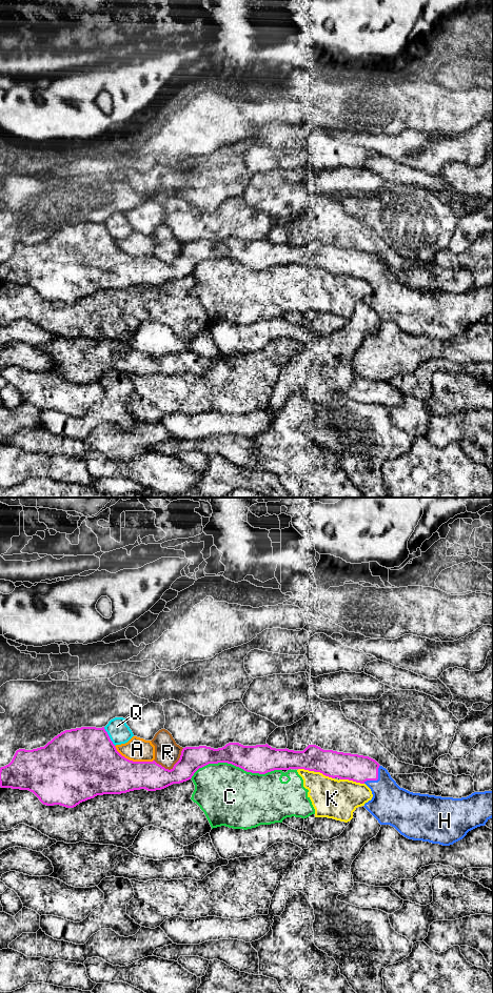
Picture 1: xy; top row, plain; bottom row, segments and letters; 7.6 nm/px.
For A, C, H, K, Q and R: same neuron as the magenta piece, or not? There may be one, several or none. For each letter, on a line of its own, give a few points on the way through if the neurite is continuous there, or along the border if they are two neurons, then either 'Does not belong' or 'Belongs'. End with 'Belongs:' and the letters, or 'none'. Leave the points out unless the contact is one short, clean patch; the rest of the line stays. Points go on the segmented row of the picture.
A: Does not belong
C: Does not belong
H: Path across: xy (353, 767), (367, 770), (377, 778), (383, 787), (391, 805). Belongs
K: Does not belong
Q: Does not belong
R: Does not belong
Belongs: H

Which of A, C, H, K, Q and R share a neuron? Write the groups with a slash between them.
A / C K / H / Q / R

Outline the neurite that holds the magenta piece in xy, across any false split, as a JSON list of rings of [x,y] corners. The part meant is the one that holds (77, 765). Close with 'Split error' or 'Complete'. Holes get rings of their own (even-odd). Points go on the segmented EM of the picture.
[[[104,727],[65,730],[44,747],[17,750],[12,762],[0,768],[0,787],[28,790],[46,806],[74,808],[97,795],[121,794],[140,789],[161,790],[191,779],[199,768],[218,763],[232,764],[246,772],[259,774],[274,770],[304,769],[332,778],[366,784],[373,797],[363,807],[380,825],[390,825],[413,840],[450,846],[462,839],[469,831],[485,826],[493,817],[493,790],[474,792],[461,798],[413,793],[400,788],[388,770],[369,756],[323,750],[316,745],[309,745],[303,751],[294,751],[272,748],[268,744],[243,746],[229,743],[218,749],[206,746],[185,747],[179,761],[169,770],[155,761],[133,762],[122,756]]]. Split error

